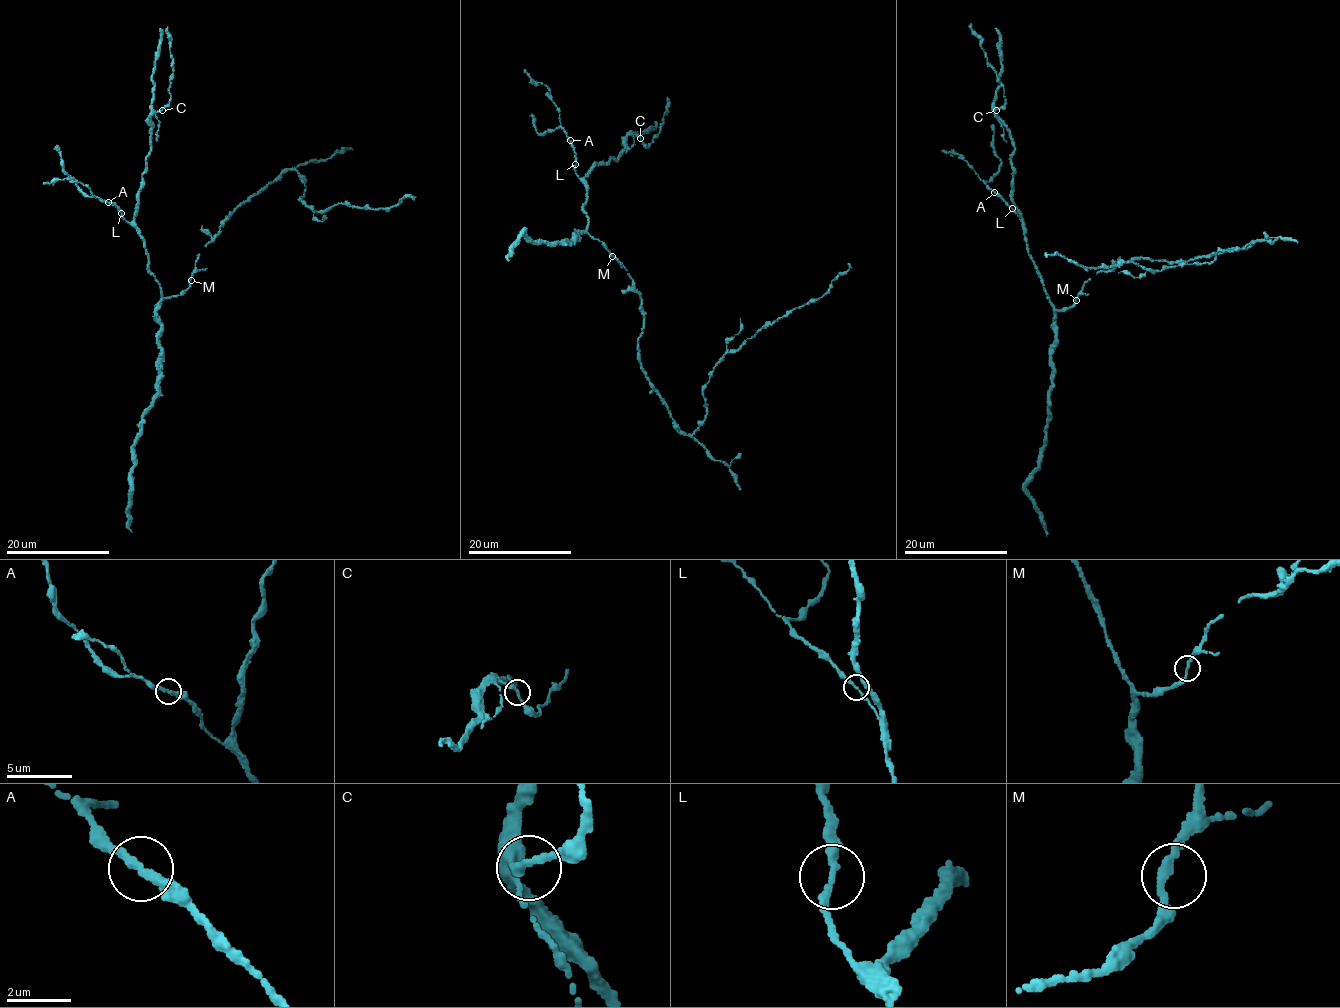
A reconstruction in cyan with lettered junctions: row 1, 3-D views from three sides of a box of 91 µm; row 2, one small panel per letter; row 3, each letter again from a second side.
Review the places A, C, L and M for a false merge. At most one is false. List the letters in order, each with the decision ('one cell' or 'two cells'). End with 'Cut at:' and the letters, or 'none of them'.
A: one cell
C: one cell
L: one cell
M: one cell
Cut at: none of them

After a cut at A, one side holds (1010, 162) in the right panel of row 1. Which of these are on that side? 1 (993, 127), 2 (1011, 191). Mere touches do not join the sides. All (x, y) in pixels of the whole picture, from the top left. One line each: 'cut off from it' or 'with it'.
1: cut off from it
2: with it

